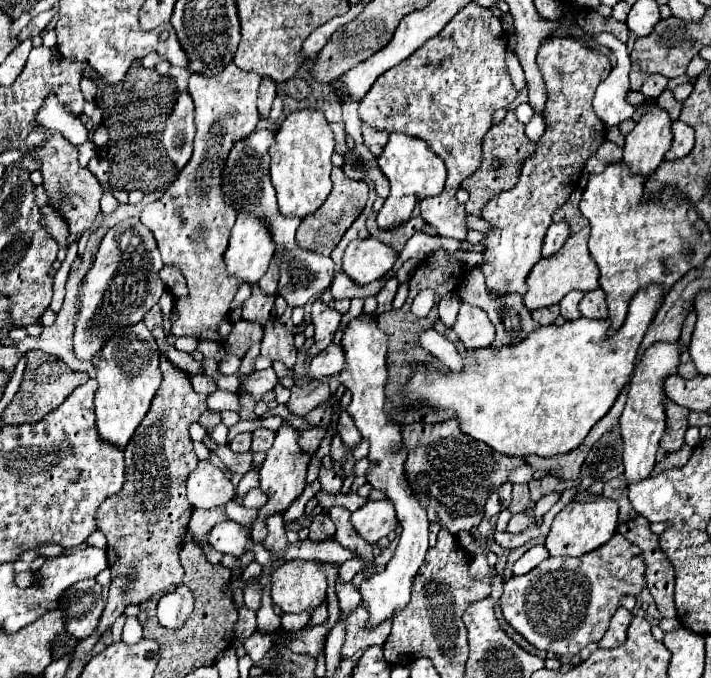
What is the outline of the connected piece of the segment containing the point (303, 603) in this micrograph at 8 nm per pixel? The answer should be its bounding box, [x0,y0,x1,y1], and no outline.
[272,561,326,613]

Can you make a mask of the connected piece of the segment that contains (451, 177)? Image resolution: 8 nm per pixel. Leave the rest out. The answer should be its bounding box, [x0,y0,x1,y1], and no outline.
[358,3,518,241]

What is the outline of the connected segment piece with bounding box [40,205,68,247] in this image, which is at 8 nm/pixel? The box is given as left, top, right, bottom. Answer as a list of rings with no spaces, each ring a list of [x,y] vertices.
[[[48,205],[40,207],[40,213],[42,213],[42,227],[46,229],[46,233],[48,233],[50,237],[54,237],[60,247],[66,247],[68,225],[64,225],[64,223],[60,221],[60,217],[56,217],[56,211],[50,209]]]

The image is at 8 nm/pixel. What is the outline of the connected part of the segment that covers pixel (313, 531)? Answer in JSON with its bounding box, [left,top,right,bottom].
[308,513,336,541]

